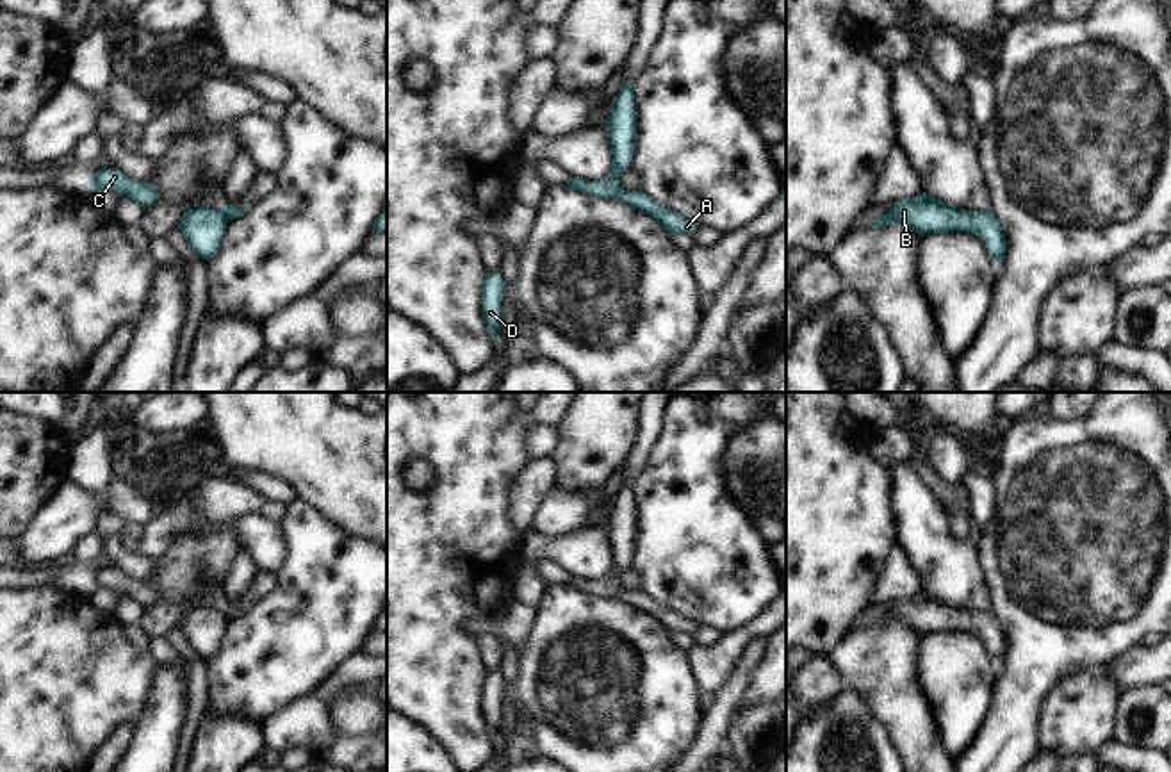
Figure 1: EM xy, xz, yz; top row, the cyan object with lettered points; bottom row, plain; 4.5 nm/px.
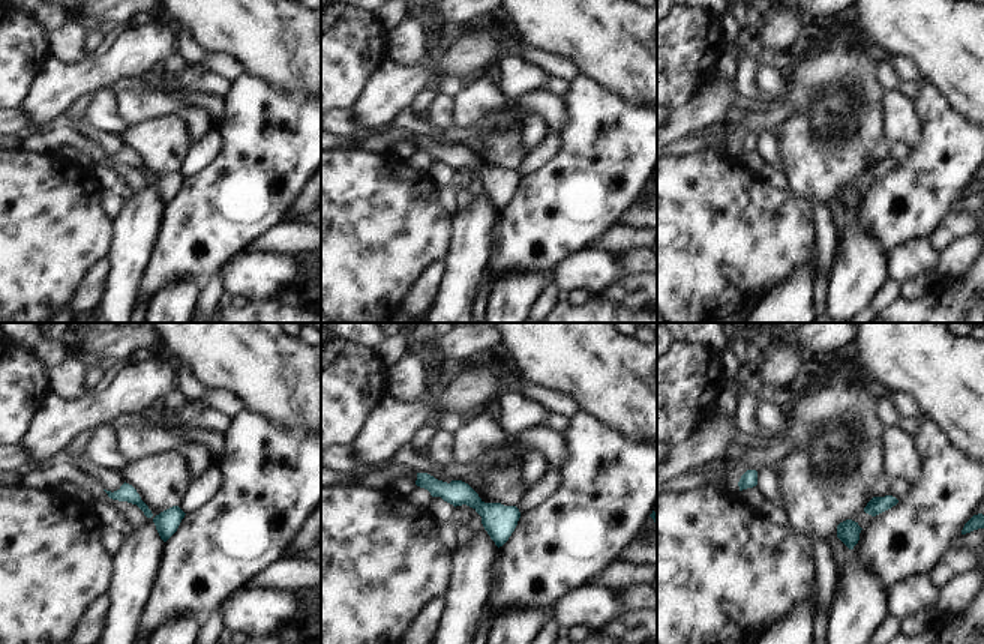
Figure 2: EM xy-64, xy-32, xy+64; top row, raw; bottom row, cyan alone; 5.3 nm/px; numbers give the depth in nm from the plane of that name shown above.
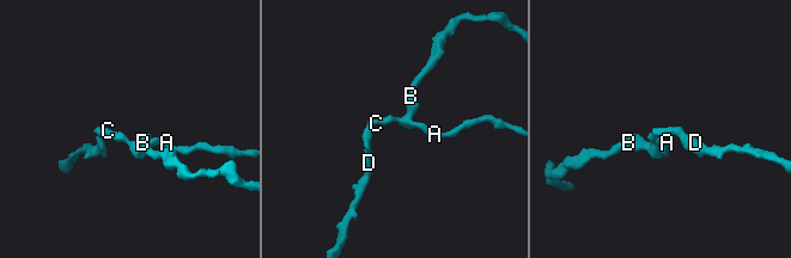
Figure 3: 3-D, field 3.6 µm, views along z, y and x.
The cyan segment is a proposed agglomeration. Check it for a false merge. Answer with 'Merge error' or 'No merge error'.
Merge error.

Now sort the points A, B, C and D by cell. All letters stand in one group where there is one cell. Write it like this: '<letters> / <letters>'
A / B C D

